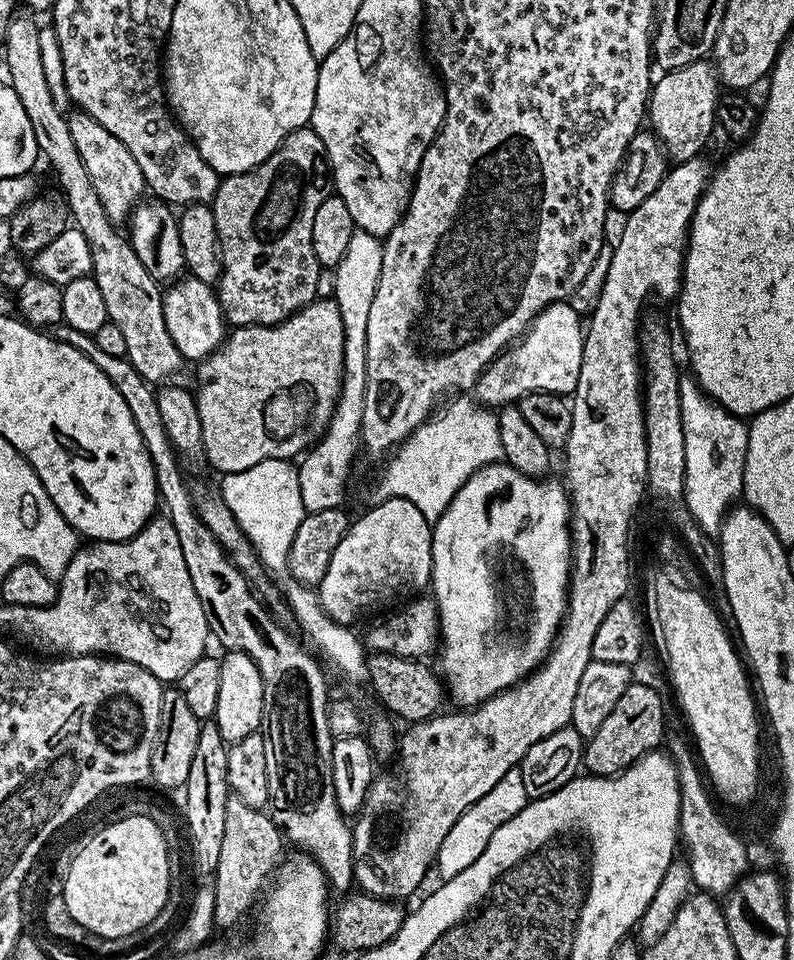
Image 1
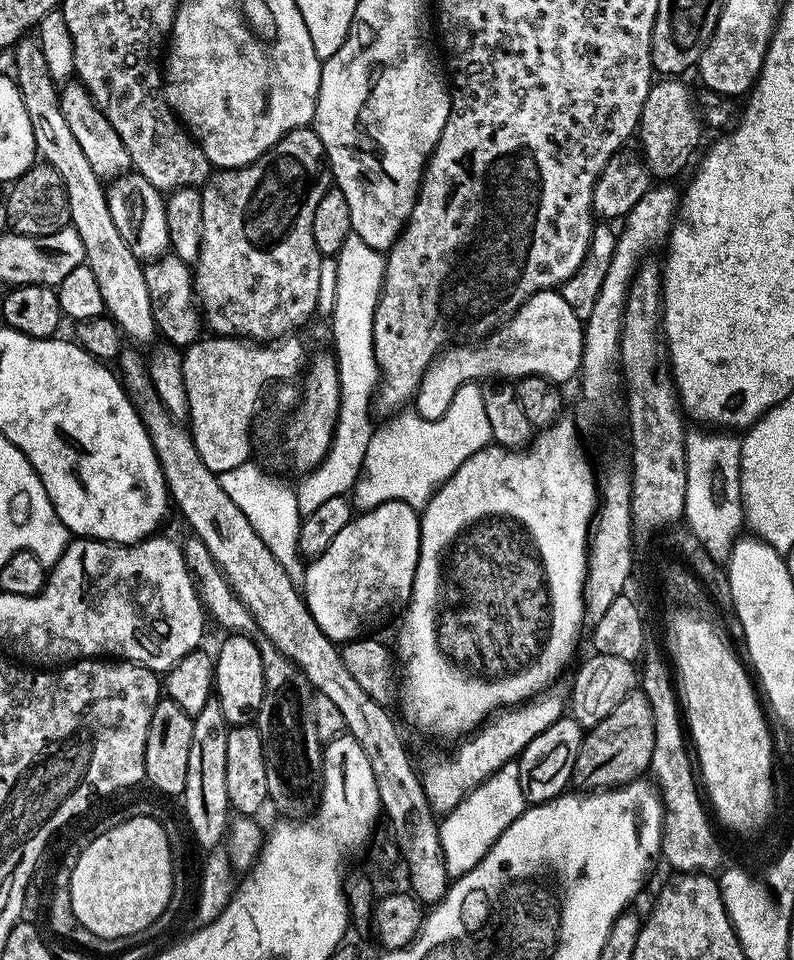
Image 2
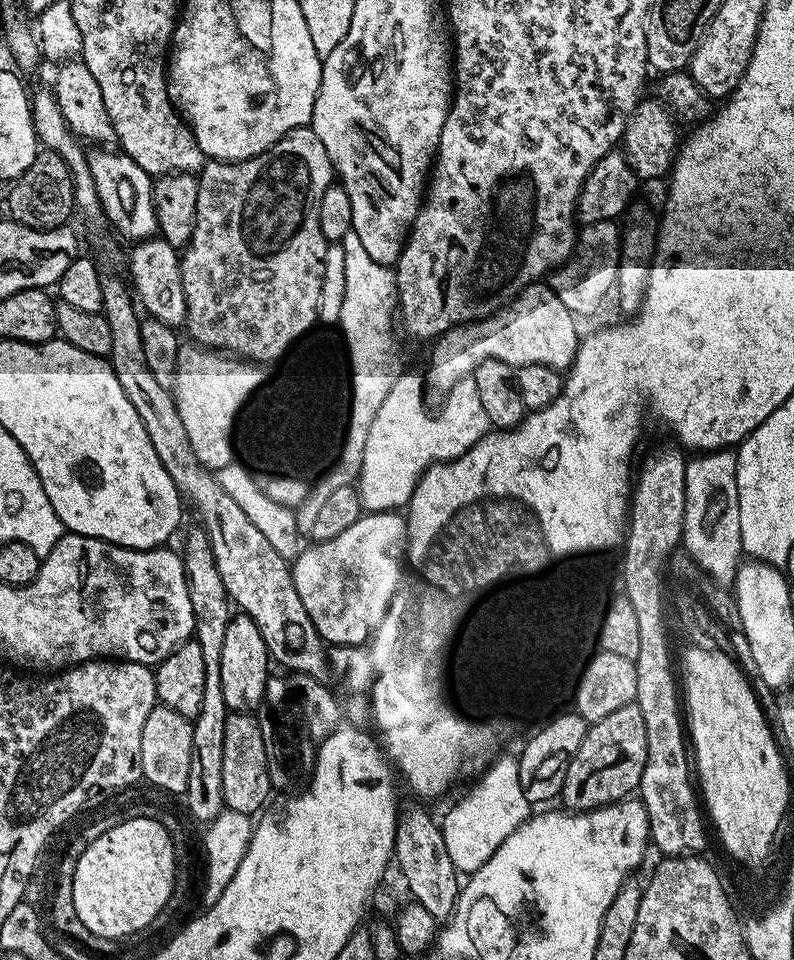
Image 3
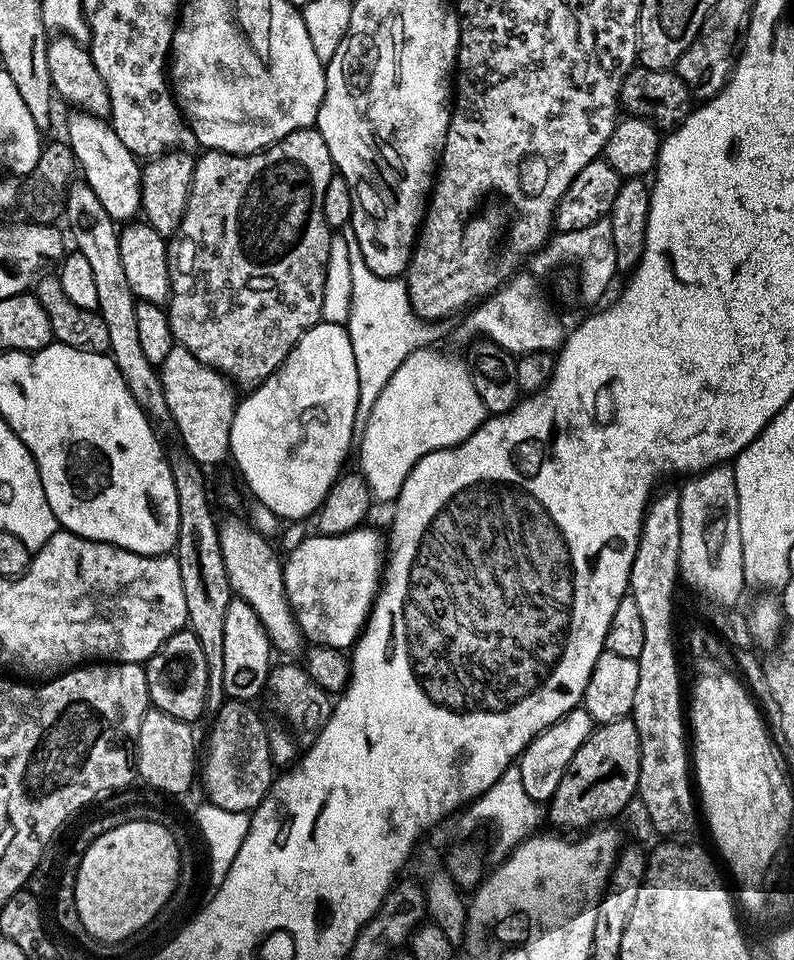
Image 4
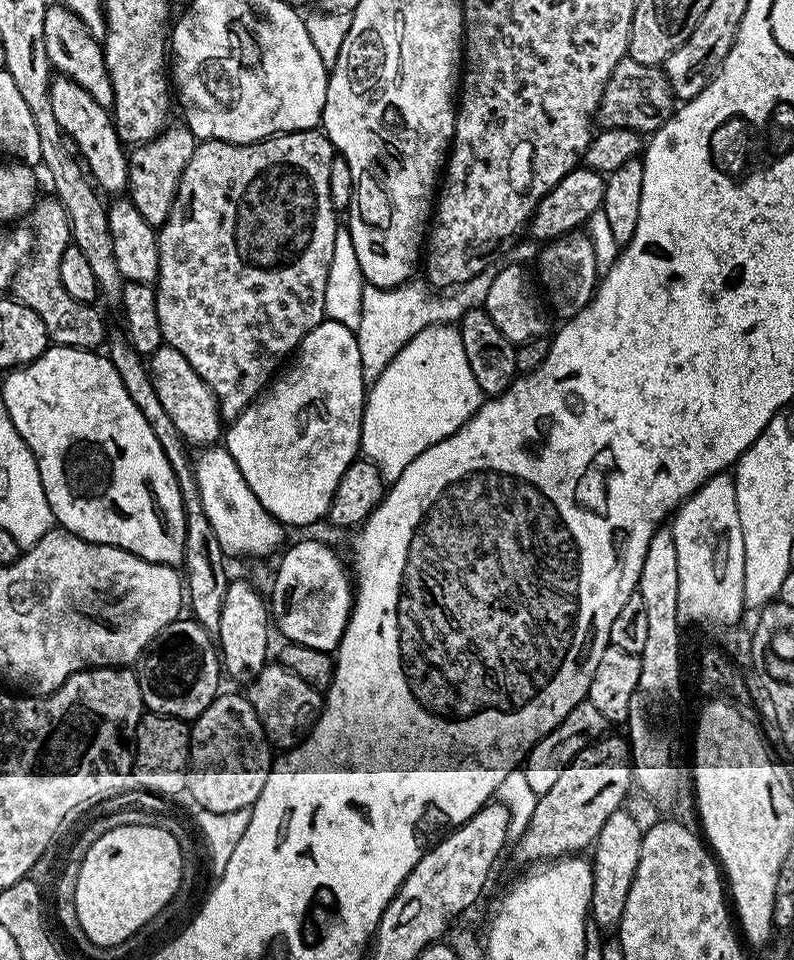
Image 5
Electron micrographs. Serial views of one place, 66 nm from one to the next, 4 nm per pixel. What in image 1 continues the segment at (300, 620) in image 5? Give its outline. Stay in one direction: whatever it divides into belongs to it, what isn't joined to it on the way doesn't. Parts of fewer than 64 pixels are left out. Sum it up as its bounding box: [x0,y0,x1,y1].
[318,498,432,625]

